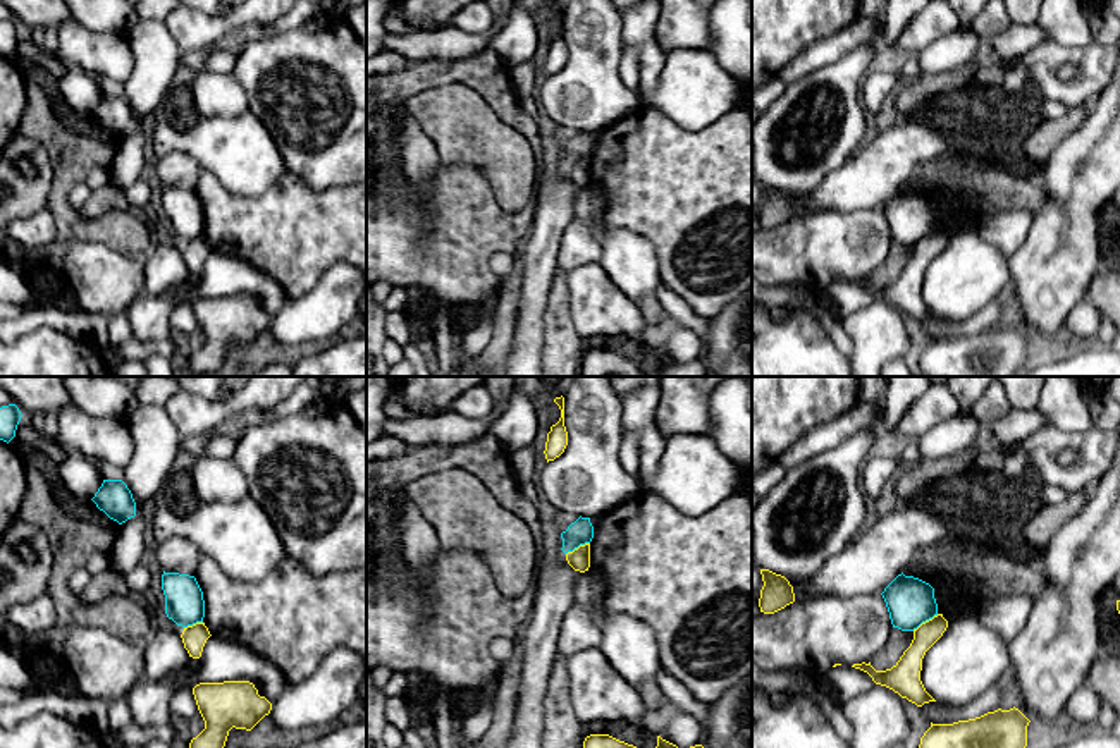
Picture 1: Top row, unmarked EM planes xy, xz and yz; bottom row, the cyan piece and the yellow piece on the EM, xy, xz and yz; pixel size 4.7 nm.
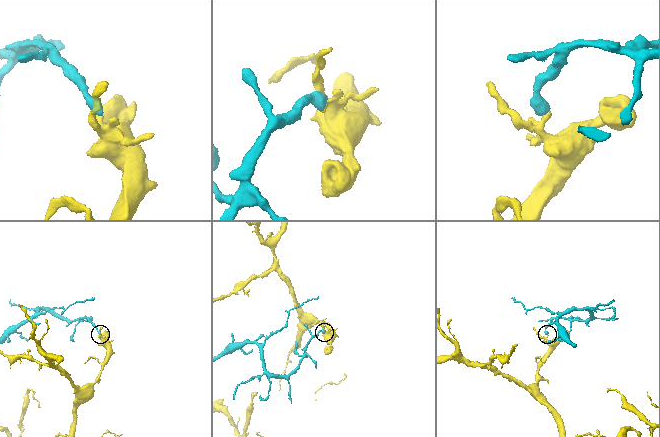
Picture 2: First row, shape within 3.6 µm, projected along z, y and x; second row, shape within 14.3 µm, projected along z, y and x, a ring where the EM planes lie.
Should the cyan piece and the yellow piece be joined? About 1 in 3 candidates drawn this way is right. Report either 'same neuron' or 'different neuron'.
different neuron

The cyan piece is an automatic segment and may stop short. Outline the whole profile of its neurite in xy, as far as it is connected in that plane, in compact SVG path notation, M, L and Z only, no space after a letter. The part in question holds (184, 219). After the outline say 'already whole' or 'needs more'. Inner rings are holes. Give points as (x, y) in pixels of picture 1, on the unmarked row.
M163 186L162 205L165 210L165 229L177 241L188 242L203 237L205 215L194 191Z | already whole

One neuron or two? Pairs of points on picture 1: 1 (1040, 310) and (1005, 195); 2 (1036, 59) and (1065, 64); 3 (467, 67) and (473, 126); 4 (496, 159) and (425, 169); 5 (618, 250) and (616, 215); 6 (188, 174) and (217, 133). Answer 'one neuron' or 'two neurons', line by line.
1: two neurons
2: one neuron
3: two neurons
4: two neurons
5: two neurons
6: two neurons

